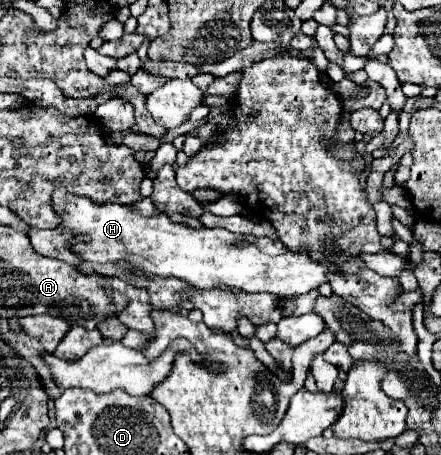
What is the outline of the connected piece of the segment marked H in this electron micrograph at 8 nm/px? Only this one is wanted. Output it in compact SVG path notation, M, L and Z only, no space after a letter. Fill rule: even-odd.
M57 188L53 192L53 206L63 220L61 228L69 228L75 234L89 234L91 236L89 244L79 242L79 244L71 246L71 250L75 254L79 254L79 258L91 260L91 262L125 260L125 262L133 264L135 268L143 270L145 274L157 274L157 276L163 276L163 278L173 276L173 278L185 280L191 286L203 288L203 290L209 290L209 288L215 288L215 286L229 286L229 288L239 288L243 292L269 292L269 294L275 294L279 298L291 298L291 296L307 294L309 290L319 288L321 284L329 282L329 274L339 272L335 266L325 266L325 264L309 258L307 250L293 252L279 240L247 236L247 240L251 240L251 244L241 246L239 240L243 240L243 234L233 234L225 228L199 228L197 230L197 228L191 228L187 224L171 222L167 214L145 218L139 212L135 212L133 206L93 204L89 198L71 196L65 188Z

